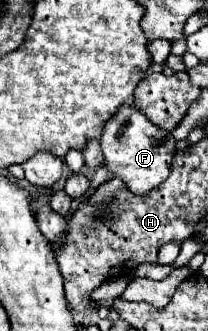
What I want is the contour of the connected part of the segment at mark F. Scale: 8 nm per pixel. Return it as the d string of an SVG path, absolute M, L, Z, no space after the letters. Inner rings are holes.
M133 104L121 106L117 114L105 122L101 136L105 164L127 184L133 194L145 194L167 180L175 156L175 144L177 140L169 130L159 130L159 126L153 126L153 122L149 122L141 110L135 110Z

